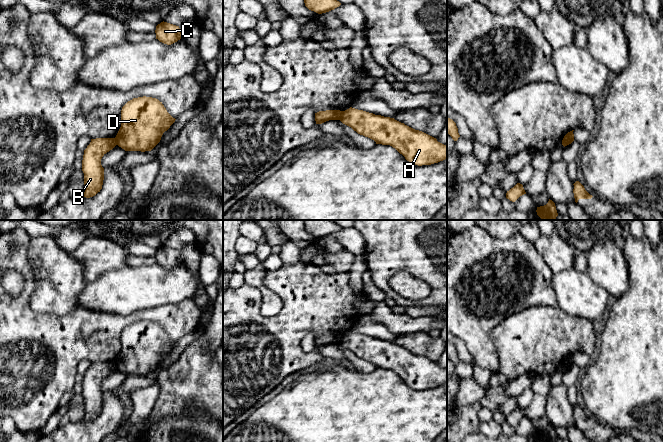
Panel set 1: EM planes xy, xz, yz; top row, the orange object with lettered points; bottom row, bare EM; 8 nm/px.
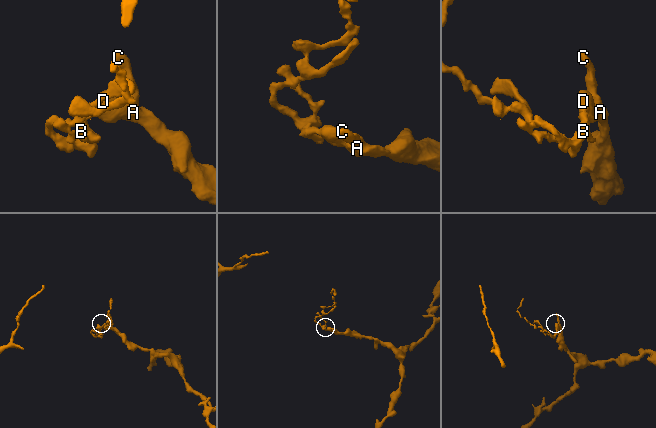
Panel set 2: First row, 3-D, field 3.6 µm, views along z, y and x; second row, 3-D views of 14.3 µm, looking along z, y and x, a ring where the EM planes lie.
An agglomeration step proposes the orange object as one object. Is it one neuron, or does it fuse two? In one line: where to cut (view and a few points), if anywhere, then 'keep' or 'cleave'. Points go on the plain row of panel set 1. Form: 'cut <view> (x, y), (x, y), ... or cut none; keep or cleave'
cut xz (341, 335), (338, 343); cleave

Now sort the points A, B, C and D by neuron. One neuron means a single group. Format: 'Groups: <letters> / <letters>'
Groups: A C D / B

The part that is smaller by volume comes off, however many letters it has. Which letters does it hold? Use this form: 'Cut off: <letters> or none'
Cut off: B

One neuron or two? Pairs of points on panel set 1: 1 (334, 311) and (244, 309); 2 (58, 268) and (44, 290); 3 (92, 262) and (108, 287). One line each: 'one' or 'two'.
1: one
2: one
3: two

